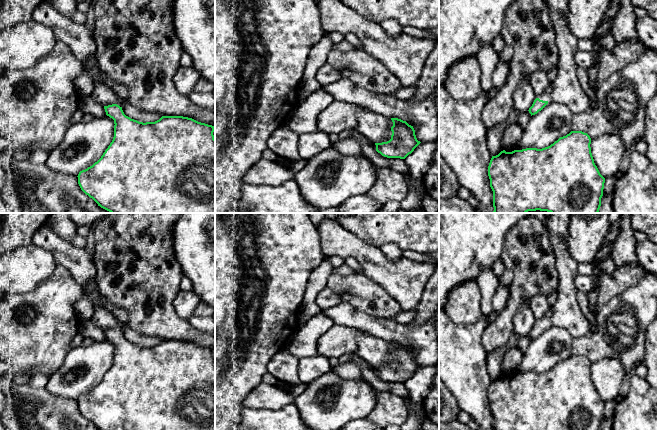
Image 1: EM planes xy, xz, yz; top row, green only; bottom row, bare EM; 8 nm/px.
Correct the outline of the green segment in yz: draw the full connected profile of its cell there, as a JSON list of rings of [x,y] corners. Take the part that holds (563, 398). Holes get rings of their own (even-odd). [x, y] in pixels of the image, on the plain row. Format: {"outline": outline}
{"outline": [[[571,355],[548,371],[501,375],[492,380],[488,390],[493,430],[601,430],[605,402],[600,398],[591,377],[591,362],[582,355]]]}

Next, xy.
{"outline": [[[117,328],[104,333],[114,344],[113,364],[101,382],[77,400],[81,414],[98,430],[215,430],[214,350],[183,340],[143,347],[126,340]]]}

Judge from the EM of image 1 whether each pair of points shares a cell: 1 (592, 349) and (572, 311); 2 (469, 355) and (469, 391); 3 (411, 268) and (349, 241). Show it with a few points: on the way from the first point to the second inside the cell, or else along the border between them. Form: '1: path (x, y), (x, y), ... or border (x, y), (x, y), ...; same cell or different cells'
1: border (589, 330), (585, 334), (574, 338); different cells
2: path (469, 364), (469, 382); same cell
3: path (396, 268), (383, 268), (364, 253); same cell

